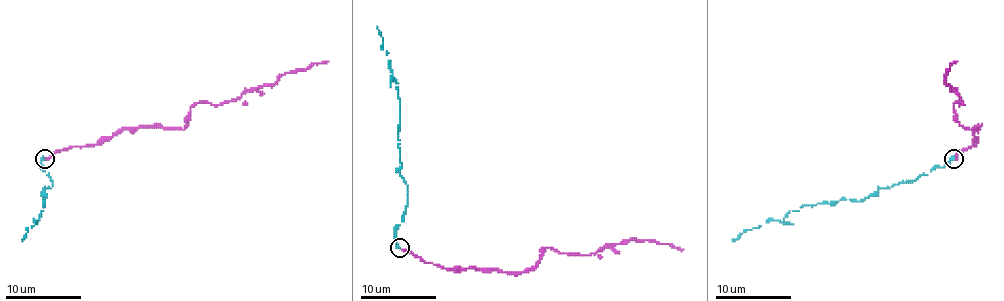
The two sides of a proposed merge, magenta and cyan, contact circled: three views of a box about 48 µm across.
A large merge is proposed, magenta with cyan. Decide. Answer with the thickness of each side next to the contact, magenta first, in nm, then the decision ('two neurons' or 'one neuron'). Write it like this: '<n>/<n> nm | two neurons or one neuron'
280/320 nm | two neurons

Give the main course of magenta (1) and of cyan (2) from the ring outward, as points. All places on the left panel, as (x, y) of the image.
1: (45, 158), (101, 144), (124, 129), (181, 129), (192, 107), (235, 101), (283, 74), (328, 61)
2: (43, 158), (41, 167), (52, 186), (45, 188), (43, 211), (37, 222), (35, 220), (28, 228), (22, 241)

